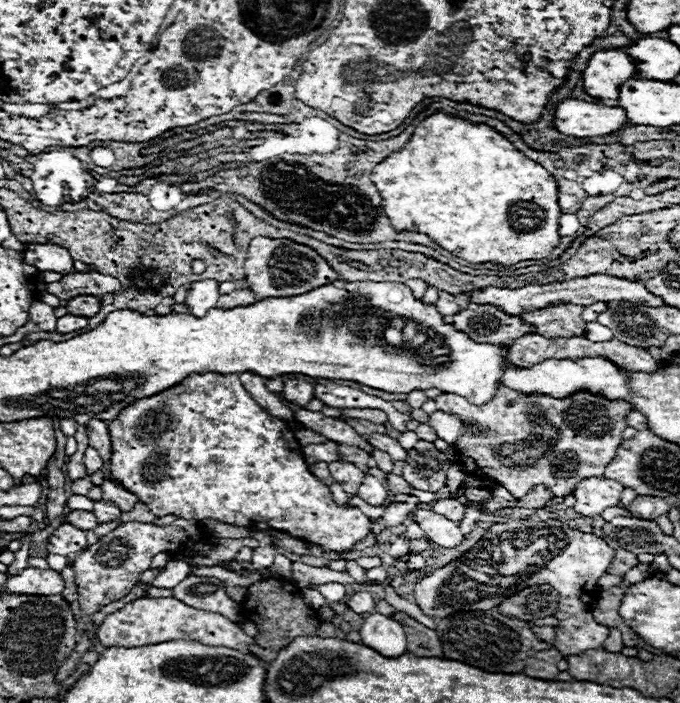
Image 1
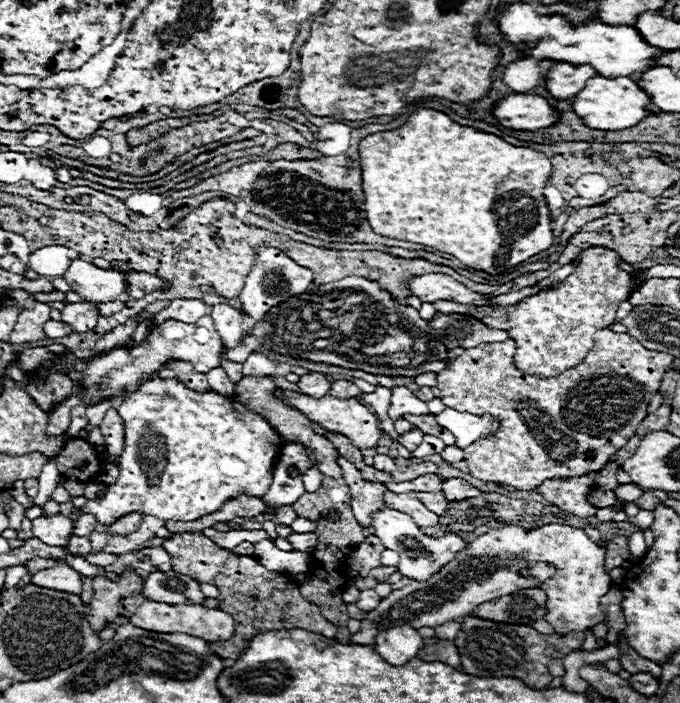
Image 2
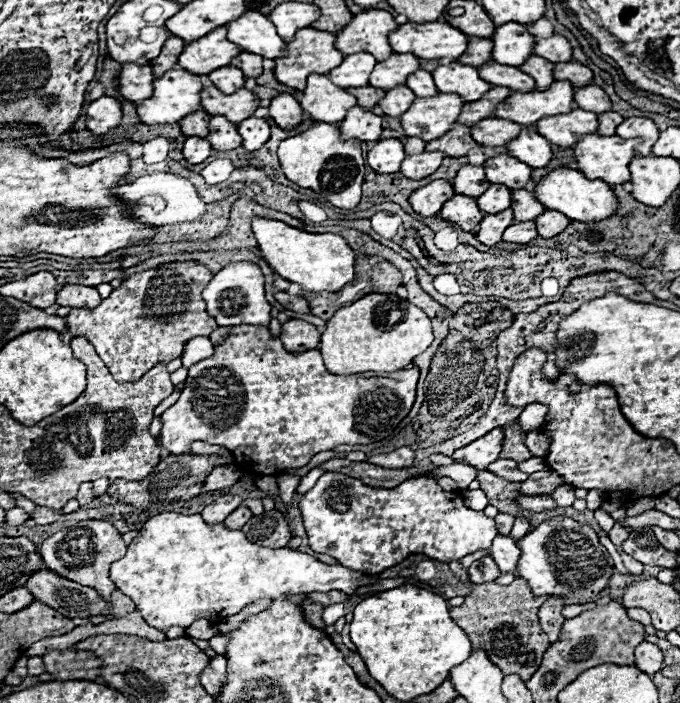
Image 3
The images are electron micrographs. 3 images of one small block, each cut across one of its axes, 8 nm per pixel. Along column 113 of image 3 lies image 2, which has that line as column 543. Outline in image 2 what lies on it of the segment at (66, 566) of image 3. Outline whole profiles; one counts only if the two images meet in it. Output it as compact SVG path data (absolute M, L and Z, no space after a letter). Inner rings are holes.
M514 524L492 528L486 534L474 538L466 550L456 554L456 558L444 564L430 580L414 580L412 584L392 590L386 598L382 598L380 606L366 614L360 632L352 634L350 642L372 644L378 630L402 624L412 628L436 628L444 622L468 616L484 602L526 588L544 590L548 602L548 614L544 620L550 622L558 634L592 630L596 624L606 622L606 616L600 610L600 596L604 596L612 586L606 568L602 568L602 558L606 558L604 540L592 542L584 530L566 524L546 524L532 530L524 530L522 526ZM536 562L548 562L550 566L556 566L558 572L546 582L520 576L522 568L528 568Z

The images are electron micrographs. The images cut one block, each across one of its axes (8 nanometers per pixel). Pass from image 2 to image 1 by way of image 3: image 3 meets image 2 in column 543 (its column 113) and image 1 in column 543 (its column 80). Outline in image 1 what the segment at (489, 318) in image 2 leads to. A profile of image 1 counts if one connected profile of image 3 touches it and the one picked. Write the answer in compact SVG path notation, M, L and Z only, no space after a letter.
M558 304L536 312L524 312L520 314L520 320L536 326L536 332L544 338L572 338L572 336L584 336L586 332L582 310L584 306Z

